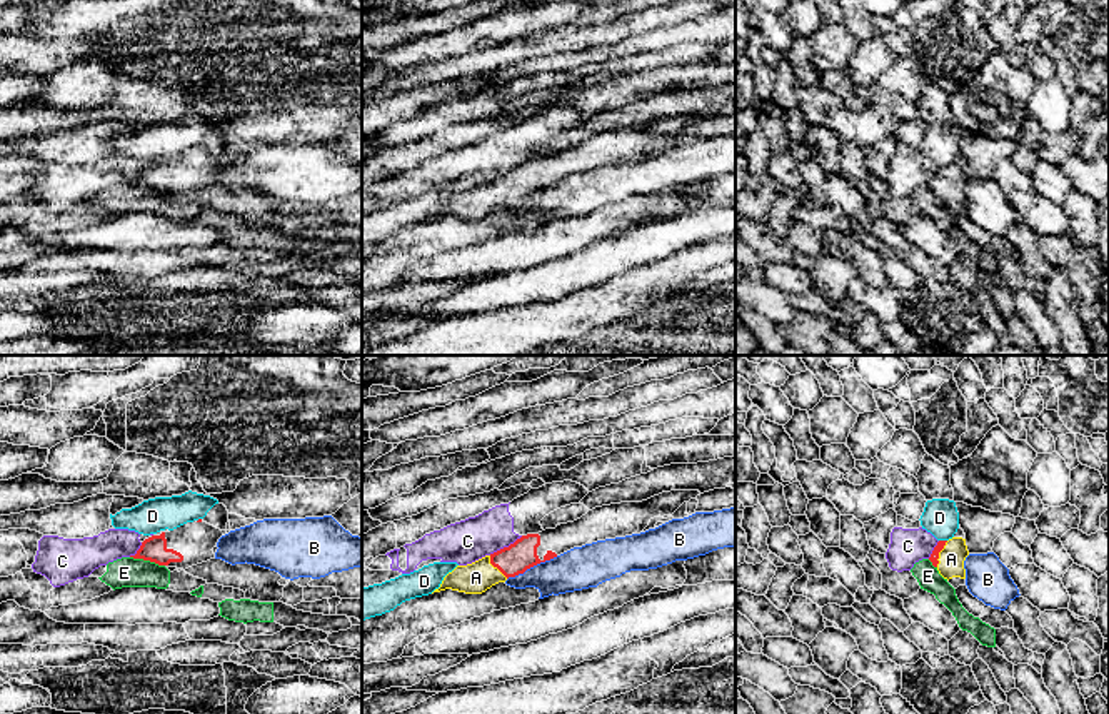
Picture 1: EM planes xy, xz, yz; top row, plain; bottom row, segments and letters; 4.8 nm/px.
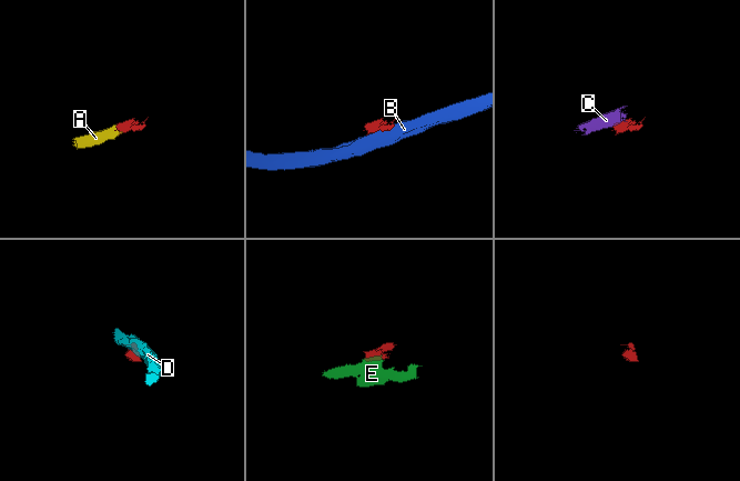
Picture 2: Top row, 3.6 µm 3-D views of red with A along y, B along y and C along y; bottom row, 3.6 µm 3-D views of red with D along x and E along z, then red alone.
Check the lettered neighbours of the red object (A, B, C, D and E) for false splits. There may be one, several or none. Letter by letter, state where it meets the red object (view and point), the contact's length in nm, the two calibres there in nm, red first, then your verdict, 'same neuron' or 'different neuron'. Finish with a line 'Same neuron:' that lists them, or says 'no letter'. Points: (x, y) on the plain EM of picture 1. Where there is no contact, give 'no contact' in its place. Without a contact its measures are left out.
A: yz (938, 181) | 140 nm | 50/130 nm | same neuron
B: xz (532, 192) | 280 nm | 150/200 nm | different neuron
C: xz (506, 174) | 190 nm | 150/200 nm | different neuron
D: yz (943, 167) | 40 nm | 50/170 nm | different neuron
E: xy (147, 186) | 180 nm | 120/140 nm | different neuron
Same neuron: A

